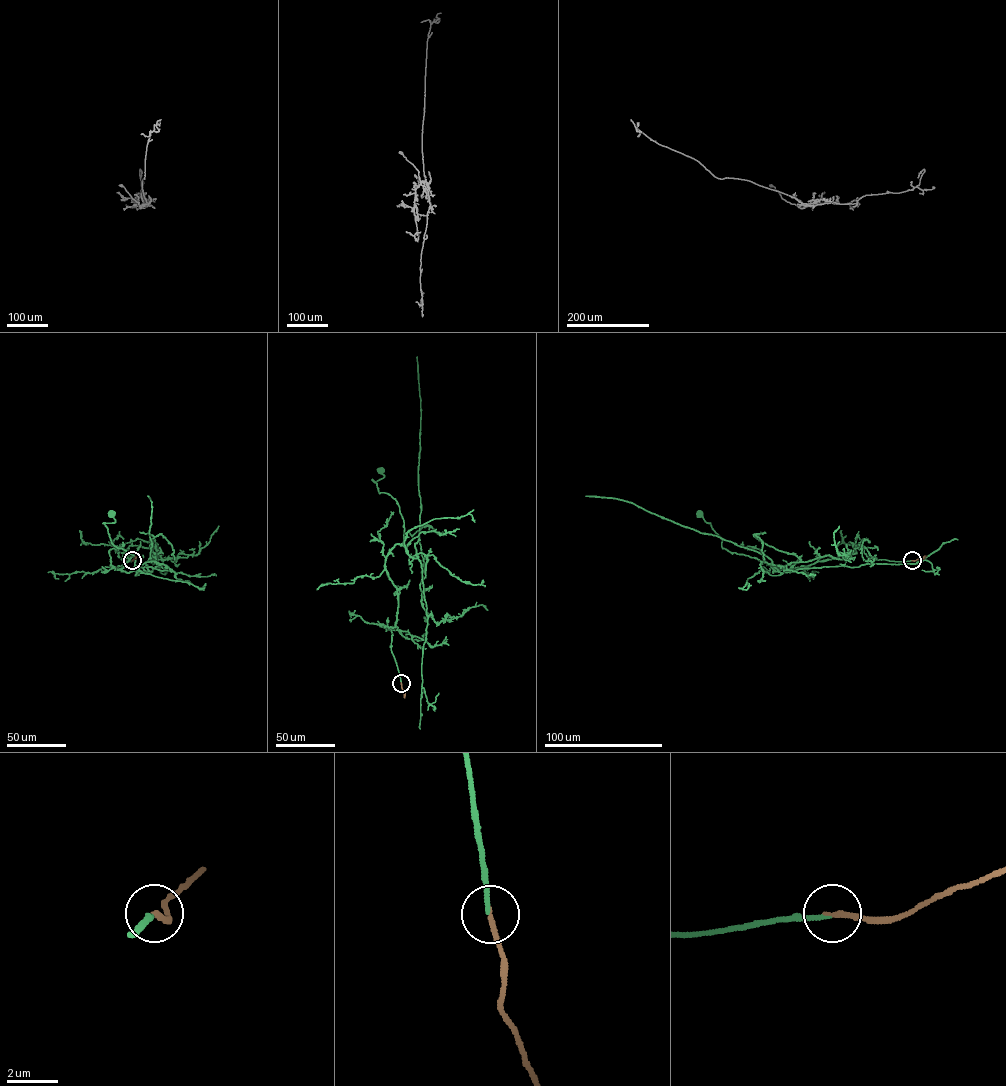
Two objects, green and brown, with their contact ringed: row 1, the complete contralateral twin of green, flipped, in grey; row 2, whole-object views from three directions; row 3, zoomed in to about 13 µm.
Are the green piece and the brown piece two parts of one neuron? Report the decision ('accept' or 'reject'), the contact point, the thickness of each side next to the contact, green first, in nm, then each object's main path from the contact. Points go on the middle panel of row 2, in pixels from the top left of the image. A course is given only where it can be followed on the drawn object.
accept; at (401, 683); 160 nm thick on the green side, 200 nm on the other; green runs (401, 683), (391, 629), (422, 640), (428, 616), (397, 501), (372, 480), (381, 469); brown runs (401, 683), (404, 698)

